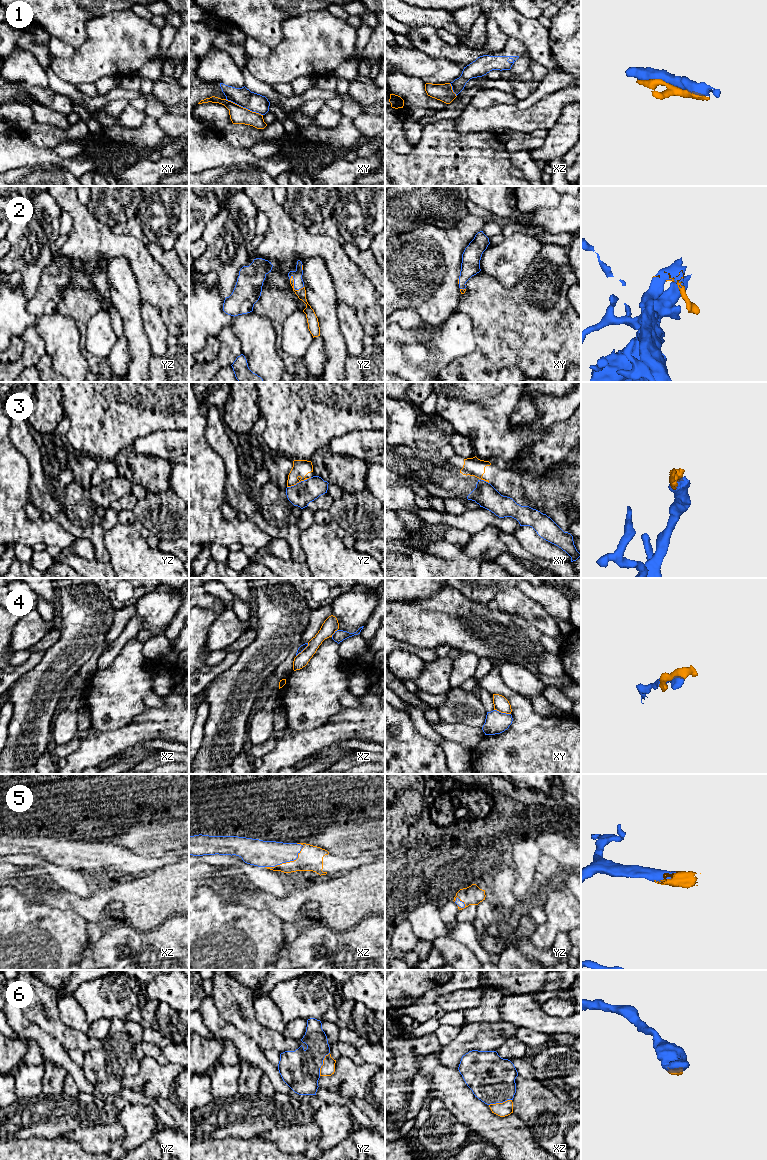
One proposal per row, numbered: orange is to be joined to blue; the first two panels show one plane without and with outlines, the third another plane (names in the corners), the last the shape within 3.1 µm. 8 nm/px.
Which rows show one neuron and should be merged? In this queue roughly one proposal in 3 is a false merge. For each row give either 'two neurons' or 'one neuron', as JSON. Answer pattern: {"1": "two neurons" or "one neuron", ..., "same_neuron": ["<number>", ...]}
{"1": "two neurons", "2": "one neuron", "3": "two neurons", "4": "two neurons", "5": "one neuron", "6": "one neuron", "same_neuron": ["2", "5", "6"]}

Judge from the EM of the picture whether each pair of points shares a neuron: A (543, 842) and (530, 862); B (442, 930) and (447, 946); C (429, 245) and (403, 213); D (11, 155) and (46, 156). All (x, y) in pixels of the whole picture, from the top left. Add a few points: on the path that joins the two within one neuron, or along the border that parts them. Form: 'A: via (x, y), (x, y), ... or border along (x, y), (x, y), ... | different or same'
A: border along (536, 842), (541, 854) | different
B: border along (447, 934), (439, 936), (432, 943) | different
C: border along (438, 224), (420, 224), (408, 231), (395, 235) | different
D: via (20, 155), (37, 156) | same

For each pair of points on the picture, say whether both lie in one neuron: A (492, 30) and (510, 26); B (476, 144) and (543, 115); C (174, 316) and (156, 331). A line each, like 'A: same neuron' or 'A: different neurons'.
A: different neurons
B: different neurons
C: different neurons

